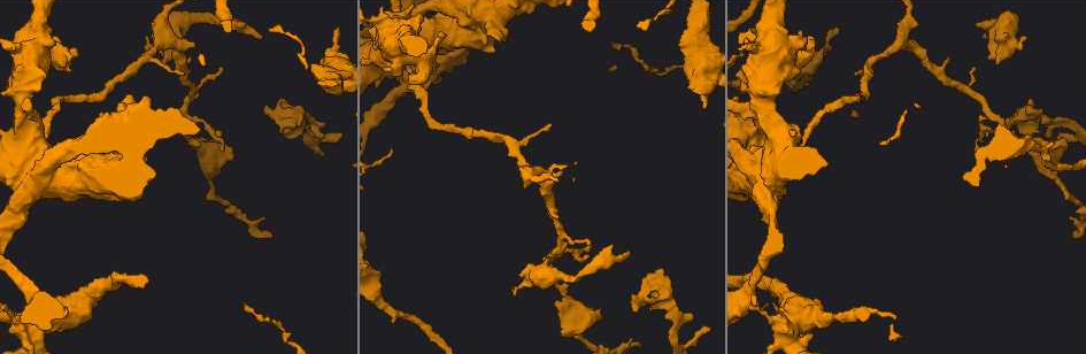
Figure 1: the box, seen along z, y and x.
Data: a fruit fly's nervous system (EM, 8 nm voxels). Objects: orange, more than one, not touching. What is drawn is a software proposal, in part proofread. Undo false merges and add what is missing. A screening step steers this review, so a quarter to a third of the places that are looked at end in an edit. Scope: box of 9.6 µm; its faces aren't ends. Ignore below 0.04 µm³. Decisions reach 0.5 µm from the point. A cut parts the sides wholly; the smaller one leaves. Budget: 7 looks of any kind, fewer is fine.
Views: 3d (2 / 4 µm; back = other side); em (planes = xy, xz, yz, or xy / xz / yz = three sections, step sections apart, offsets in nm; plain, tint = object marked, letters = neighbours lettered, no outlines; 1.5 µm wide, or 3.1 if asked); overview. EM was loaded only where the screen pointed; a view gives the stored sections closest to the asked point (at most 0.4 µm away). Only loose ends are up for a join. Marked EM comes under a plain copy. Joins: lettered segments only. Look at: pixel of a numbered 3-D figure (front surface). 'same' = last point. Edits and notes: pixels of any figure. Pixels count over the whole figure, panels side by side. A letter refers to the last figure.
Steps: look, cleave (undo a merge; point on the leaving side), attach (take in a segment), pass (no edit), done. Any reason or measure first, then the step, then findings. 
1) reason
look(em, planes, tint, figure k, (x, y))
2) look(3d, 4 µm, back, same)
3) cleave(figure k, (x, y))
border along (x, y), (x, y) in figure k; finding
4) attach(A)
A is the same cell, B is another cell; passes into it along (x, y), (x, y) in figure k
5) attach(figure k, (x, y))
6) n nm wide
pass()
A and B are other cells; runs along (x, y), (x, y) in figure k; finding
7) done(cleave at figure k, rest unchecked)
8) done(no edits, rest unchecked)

thick turns thin
look(em, planes, tint, figure 1, (1008, 41))

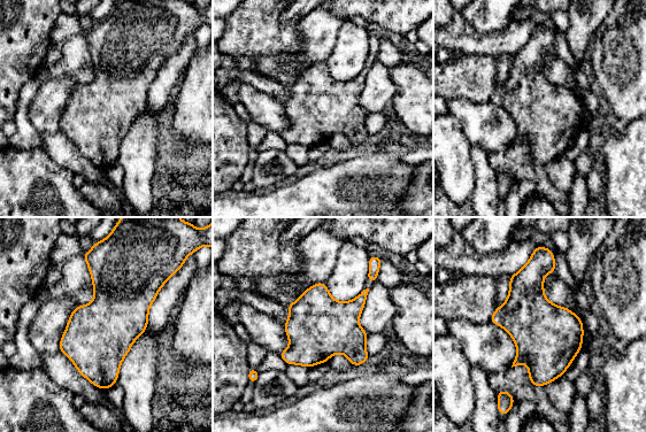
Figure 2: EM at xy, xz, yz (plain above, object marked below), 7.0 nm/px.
what lies round it
look(em, planes, letters, same)

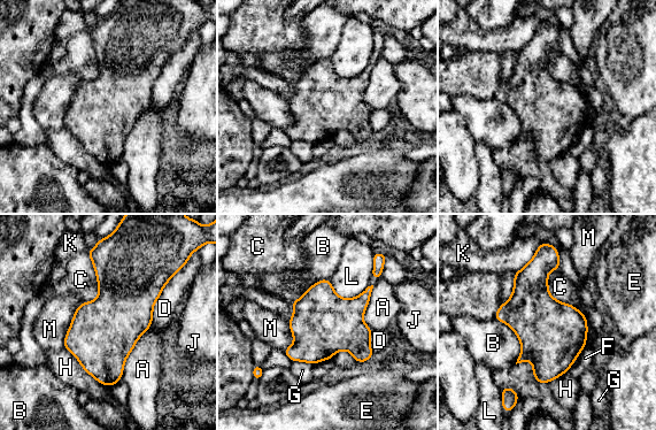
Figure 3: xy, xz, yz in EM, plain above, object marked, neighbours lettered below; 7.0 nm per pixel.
pass()
A, B, C, D, E, F, G, H, J, K, L and M are other cells; border along (82, 302), (75, 312), (63, 347) in figure 3; all the same neuron

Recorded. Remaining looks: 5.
free end
look(3d, 4 µm, figure 1, (321, 132))

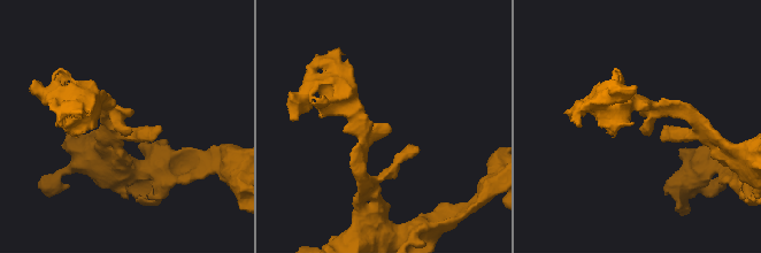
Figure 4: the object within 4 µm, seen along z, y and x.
look(em, planes, letters, figure 4, (387, 130))

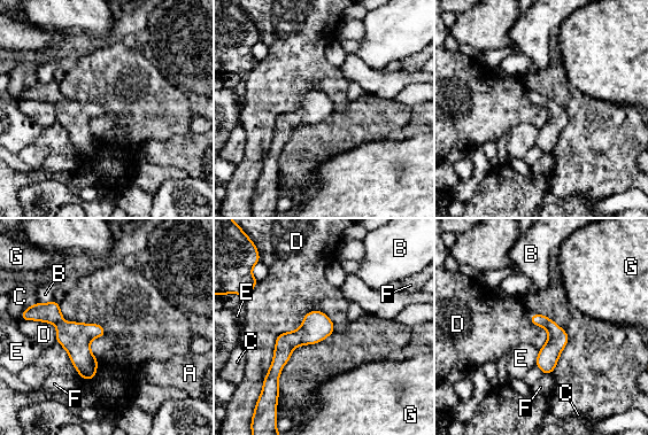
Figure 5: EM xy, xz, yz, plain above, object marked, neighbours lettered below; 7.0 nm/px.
140 nm wide
pass()
A, B, C, D, E, F and G are other cells; border along (323, 311), (277, 336), (263, 380) in figure 5; none of them fits

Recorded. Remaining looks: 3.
free end
look(3d, 4 µm, figure 1, (40, 119))

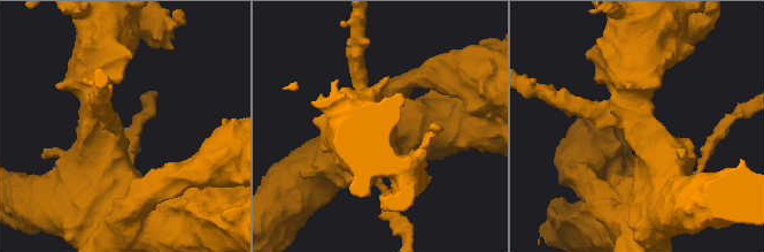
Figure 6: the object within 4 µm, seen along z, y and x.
look(em, planes, letters, figure 6, (124, 135))

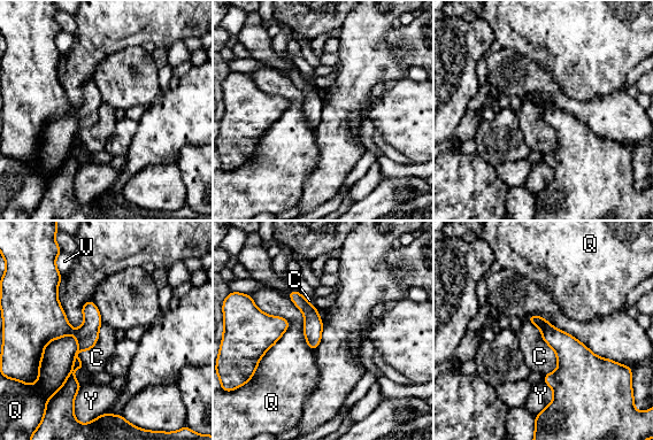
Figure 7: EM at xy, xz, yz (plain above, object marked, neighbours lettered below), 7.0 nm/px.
pass()
C, Q, V and Y are other cells; runs along (54, 287), (52, 314), (79, 338), (71, 391) in figure 7; none of them fits

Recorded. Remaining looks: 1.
done(no edits, rest unchecked)

